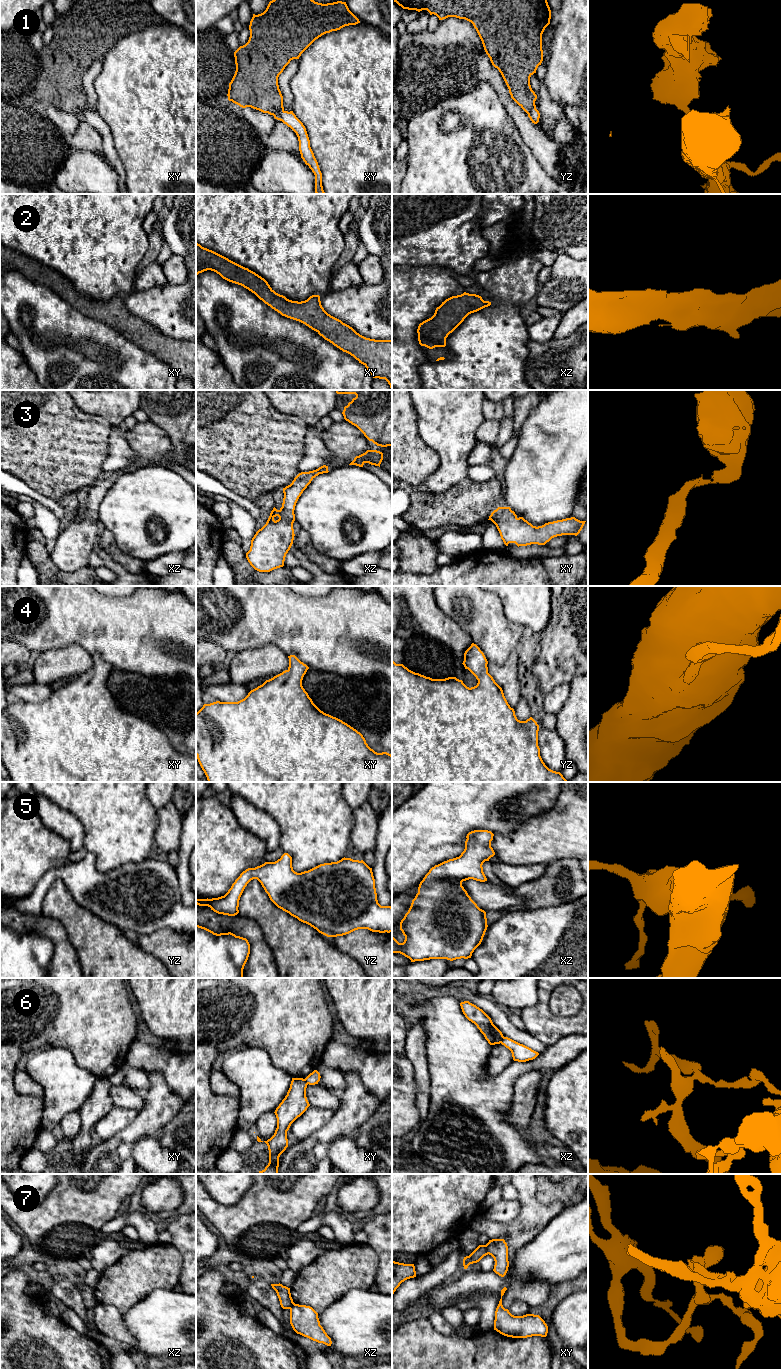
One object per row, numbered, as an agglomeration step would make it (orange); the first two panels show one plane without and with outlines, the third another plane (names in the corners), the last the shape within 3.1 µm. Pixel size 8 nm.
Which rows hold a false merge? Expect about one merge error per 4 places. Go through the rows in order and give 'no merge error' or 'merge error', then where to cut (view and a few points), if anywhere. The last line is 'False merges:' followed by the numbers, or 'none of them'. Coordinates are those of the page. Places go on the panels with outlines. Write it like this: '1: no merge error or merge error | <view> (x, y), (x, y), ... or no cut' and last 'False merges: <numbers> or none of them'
1: merge error | xy (283, 110), (273, 115)
2: no merge error | no cut
3: no merge error | no cut
4: no merge error | no cut
5: no merge error | no cut
6: merge error | xz (504, 1037), (500, 1042)
7: merge error | xy (485, 1245), (488, 1253)
False merges: 1, 6, 7

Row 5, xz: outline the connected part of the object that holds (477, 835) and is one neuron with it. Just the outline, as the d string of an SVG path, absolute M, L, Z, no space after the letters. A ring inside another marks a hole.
M474 830L467 834L465 849L459 857L449 859L432 867L420 882L418 893L412 900L411 906L400 922L400 930L405 936L403 943L399 943L392 936L392 953L400 953L411 962L430 959L471 958L474 950L481 944L487 930L486 912L480 909L462 886L462 882L473 879L480 882L487 881L483 872L483 863L495 855L491 847L494 834L488 830Z

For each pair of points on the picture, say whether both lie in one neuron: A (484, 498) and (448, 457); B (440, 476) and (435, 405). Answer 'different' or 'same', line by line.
A: different
B: same

